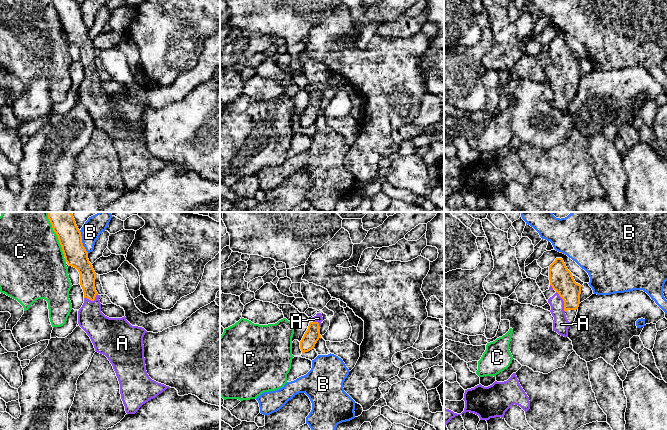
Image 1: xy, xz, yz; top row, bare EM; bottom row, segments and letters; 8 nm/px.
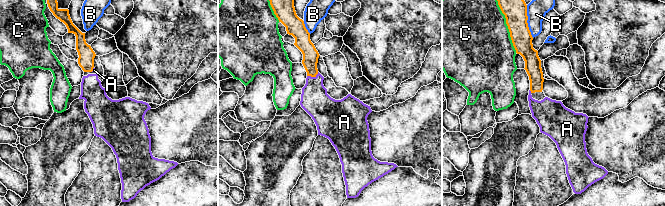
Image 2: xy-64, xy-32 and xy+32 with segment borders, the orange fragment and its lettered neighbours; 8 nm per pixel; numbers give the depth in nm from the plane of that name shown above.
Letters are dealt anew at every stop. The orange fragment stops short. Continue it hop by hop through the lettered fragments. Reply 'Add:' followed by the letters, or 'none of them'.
Add: A

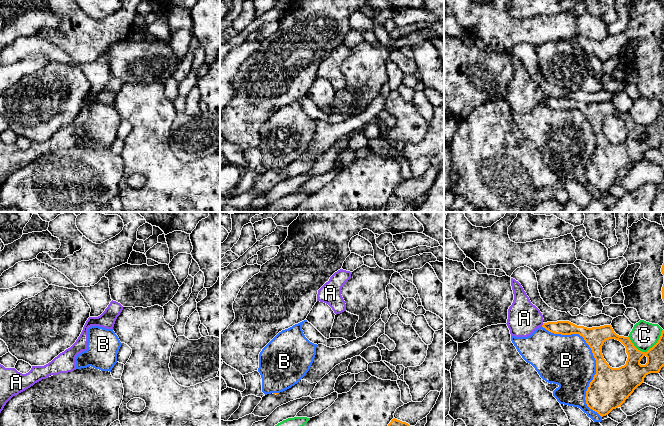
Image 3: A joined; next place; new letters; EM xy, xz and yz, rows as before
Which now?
Add: none of them

